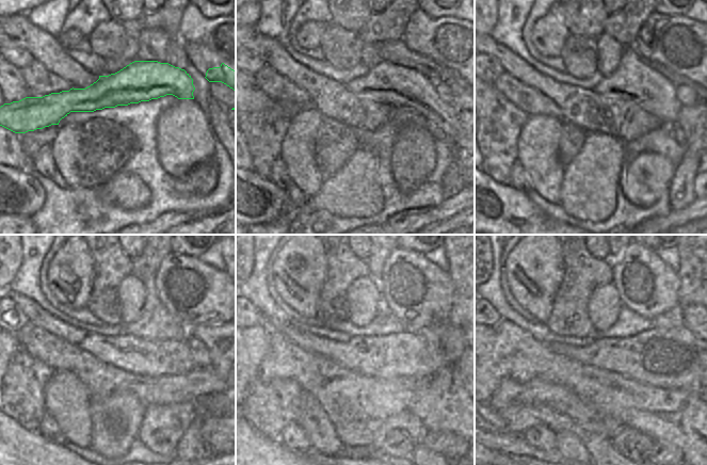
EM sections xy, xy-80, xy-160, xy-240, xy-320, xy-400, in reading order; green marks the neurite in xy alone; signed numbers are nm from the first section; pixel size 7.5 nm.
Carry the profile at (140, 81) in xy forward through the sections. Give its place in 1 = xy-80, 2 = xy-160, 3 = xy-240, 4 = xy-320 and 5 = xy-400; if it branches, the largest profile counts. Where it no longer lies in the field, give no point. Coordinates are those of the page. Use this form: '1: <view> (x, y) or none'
1: xy-80 (391, 83)
2: xy-160 (633, 80)
3: xy-240 (155, 322)
4: xy-320 (378, 257)
5: xy-400 (613, 256)

